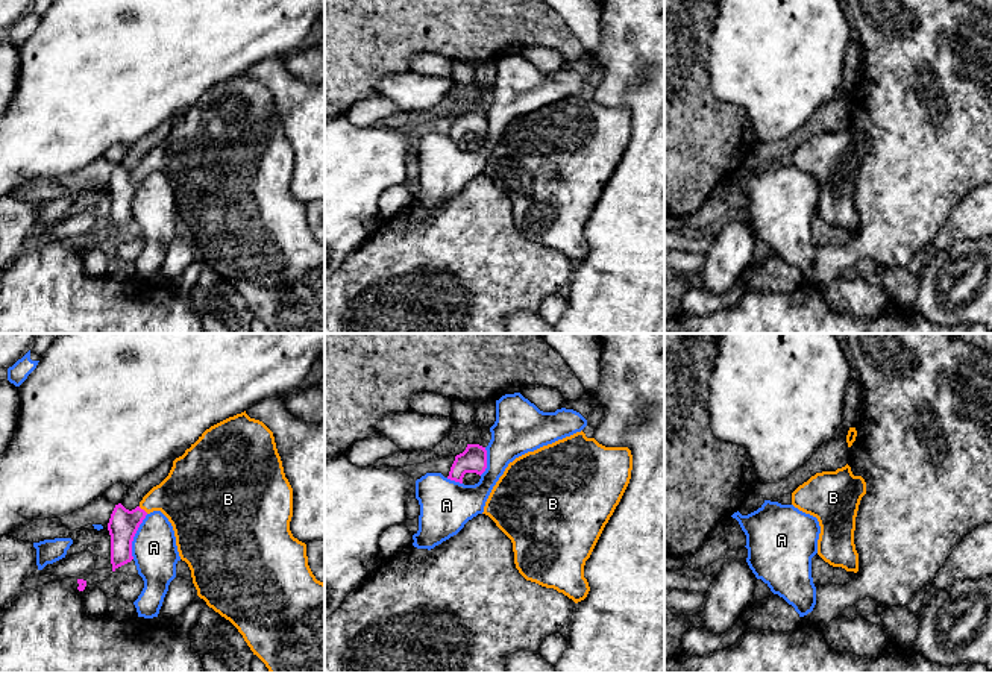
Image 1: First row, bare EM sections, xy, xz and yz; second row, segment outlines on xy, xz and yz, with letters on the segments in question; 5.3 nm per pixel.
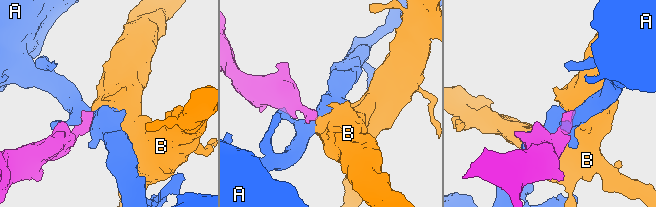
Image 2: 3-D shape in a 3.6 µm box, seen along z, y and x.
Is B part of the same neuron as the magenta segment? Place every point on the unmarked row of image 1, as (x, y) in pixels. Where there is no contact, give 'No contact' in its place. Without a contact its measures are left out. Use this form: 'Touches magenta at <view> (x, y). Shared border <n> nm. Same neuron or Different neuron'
Touches magenta at xy (143, 170). Shared border 70 nm. Same neuron

